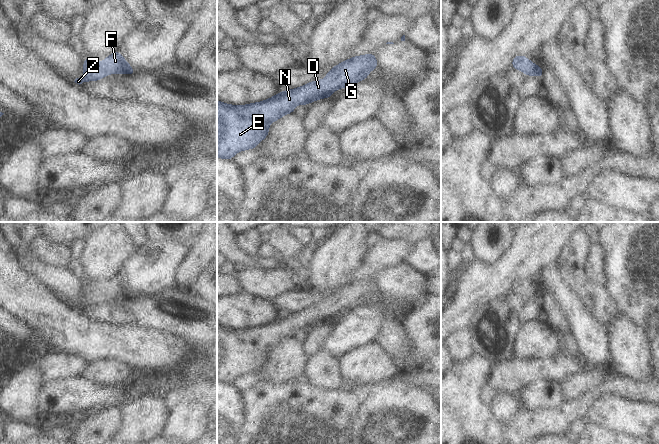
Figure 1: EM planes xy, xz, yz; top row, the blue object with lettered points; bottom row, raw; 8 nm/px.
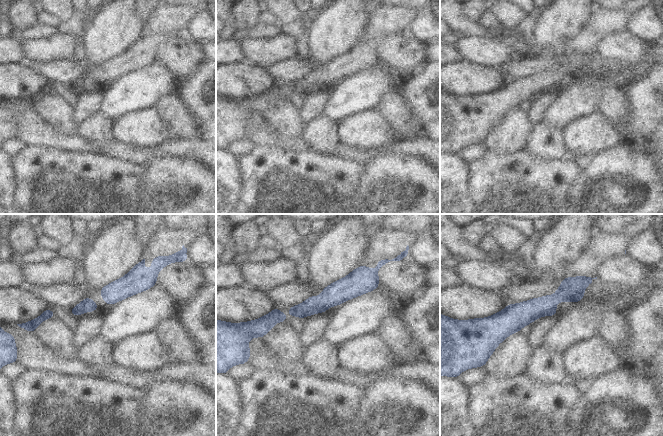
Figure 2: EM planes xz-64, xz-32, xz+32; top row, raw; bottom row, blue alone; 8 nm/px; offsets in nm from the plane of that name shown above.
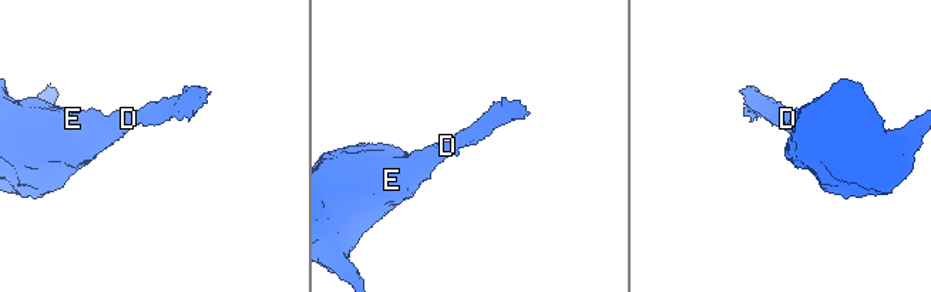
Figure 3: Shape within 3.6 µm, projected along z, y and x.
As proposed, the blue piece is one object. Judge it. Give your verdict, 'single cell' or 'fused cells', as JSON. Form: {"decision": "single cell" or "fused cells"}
{"decision": "single cell"}

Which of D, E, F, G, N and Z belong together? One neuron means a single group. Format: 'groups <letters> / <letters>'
groups D E F G N Z

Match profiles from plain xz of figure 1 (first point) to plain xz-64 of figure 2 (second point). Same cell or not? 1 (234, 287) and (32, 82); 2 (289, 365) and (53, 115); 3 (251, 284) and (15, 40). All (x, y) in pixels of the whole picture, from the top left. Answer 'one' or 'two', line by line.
1: two
2: one
3: two

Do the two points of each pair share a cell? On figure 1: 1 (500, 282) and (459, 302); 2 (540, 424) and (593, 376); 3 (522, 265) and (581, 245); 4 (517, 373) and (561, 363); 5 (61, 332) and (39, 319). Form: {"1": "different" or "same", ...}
{"1": "same", "2": "different", "3": "different", "4": "same", "5": "same"}

